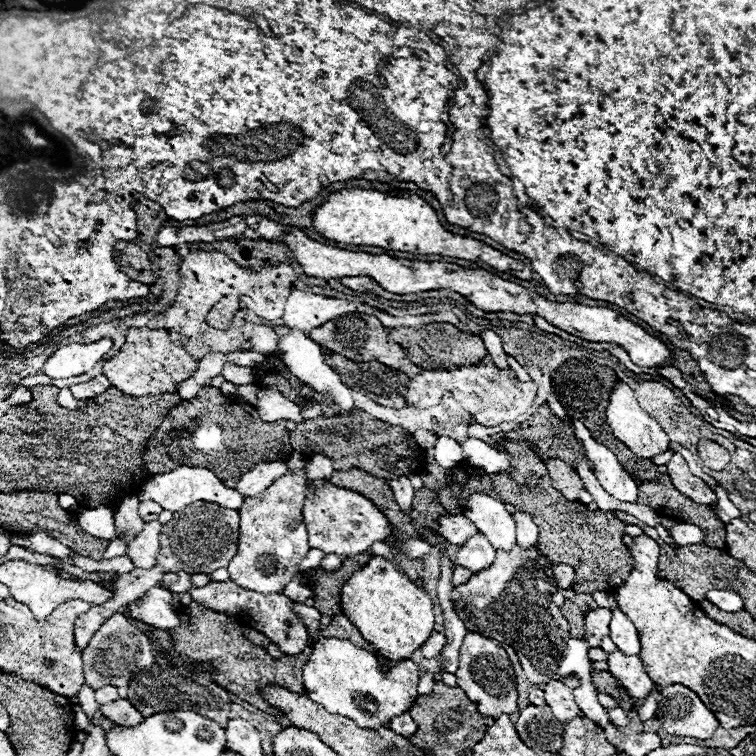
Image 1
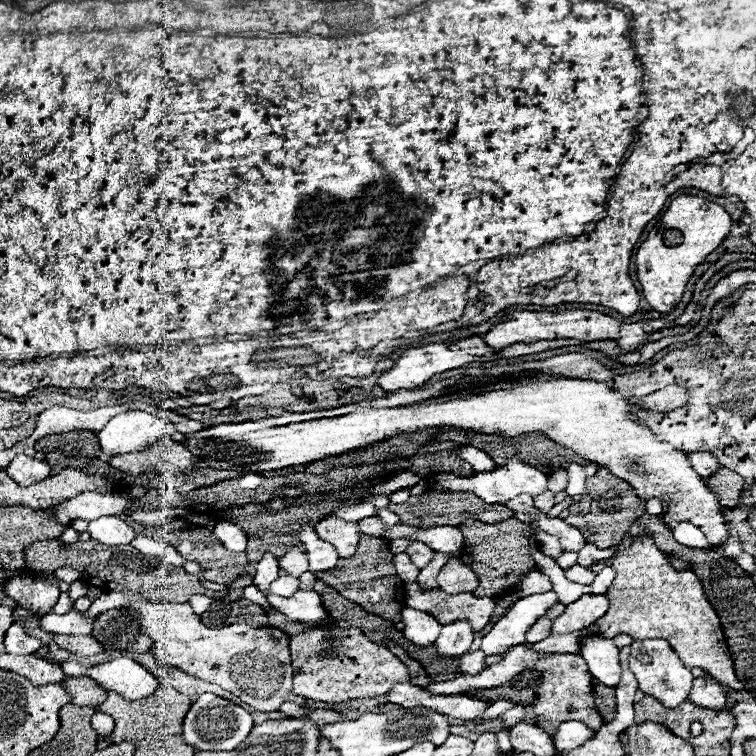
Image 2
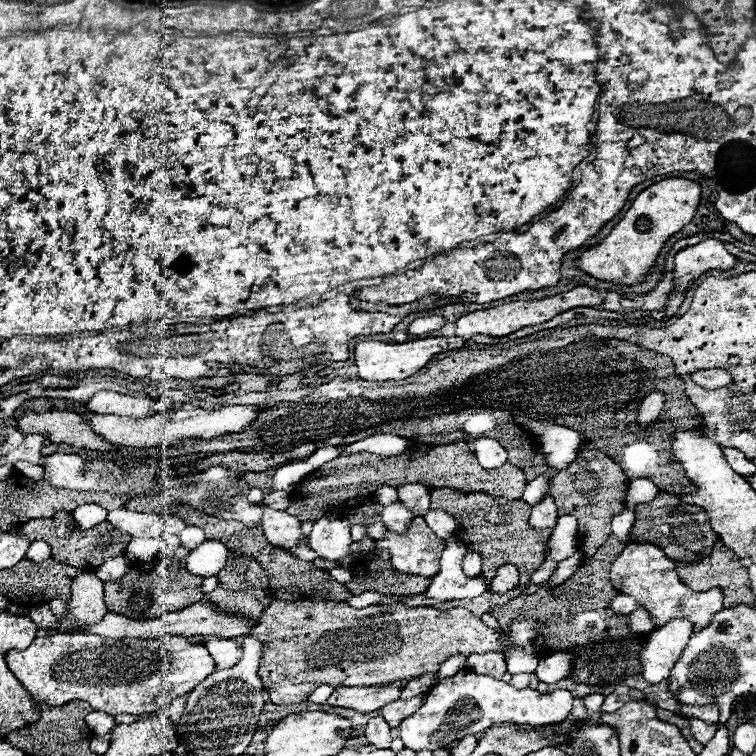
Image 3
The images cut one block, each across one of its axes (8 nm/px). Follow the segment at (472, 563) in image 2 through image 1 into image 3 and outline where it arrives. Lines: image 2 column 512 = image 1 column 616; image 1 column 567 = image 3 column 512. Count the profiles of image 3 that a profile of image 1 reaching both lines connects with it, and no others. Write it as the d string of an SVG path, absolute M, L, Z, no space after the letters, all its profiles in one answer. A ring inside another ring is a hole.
M436 488L430 490L430 508L438 508L448 512L456 518L456 530L454 536L460 542L464 542L472 550L480 550L484 568L482 574L486 582L490 582L496 576L496 570L504 564L518 566L520 572L520 584L526 586L530 582L530 576L544 560L544 542L548 536L544 530L536 532L528 526L528 514L532 512L532 506L524 500L508 500L502 496L490 496L490 494L464 494L460 490L450 488Z

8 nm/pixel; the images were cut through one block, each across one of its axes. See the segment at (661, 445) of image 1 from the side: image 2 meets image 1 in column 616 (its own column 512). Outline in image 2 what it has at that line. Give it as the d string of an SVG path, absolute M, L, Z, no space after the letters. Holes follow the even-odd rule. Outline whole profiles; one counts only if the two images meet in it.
M534 378L534 380L522 380L516 384L510 384L502 390L490 390L480 394L466 394L454 400L446 402L432 402L432 404L408 404L408 406L396 406L396 408L364 408L356 406L350 414L336 416L336 418L318 418L278 428L264 428L264 430L250 430L248 422L244 424L218 424L210 426L202 432L194 432L188 436L174 434L172 438L184 438L184 444L200 458L202 468L216 468L216 470L234 470L238 474L246 472L272 472L272 470L284 470L290 466L320 462L330 456L348 454L354 450L370 448L378 442L392 440L400 434L414 434L426 428L462 428L462 430L474 430L478 434L496 434L502 438L516 438L520 434L530 432L542 432L546 438L554 440L556 444L574 450L582 458L608 468L616 478L624 478L640 496L640 500L658 498L662 502L662 522L668 528L674 528L678 522L692 522L698 526L708 542L712 546L722 548L722 542L730 536L730 532L724 528L722 522L722 510L718 504L716 494L712 494L702 478L692 470L688 456L680 450L674 450L666 442L658 442L656 436L642 426L636 418L630 416L630 402L620 398L620 392L606 388L606 384L596 384L590 380L570 380L570 378Z

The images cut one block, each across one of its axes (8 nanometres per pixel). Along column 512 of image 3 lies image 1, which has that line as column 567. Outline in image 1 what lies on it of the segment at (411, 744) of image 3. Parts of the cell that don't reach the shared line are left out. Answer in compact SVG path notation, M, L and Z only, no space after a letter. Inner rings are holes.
M550 680L548 684L542 686L542 690L544 690L546 704L552 708L552 714L556 716L556 720L560 720L560 722L570 722L570 720L582 716L580 708L578 708L576 702L574 702L572 690L570 690L568 686L564 686L562 682Z

